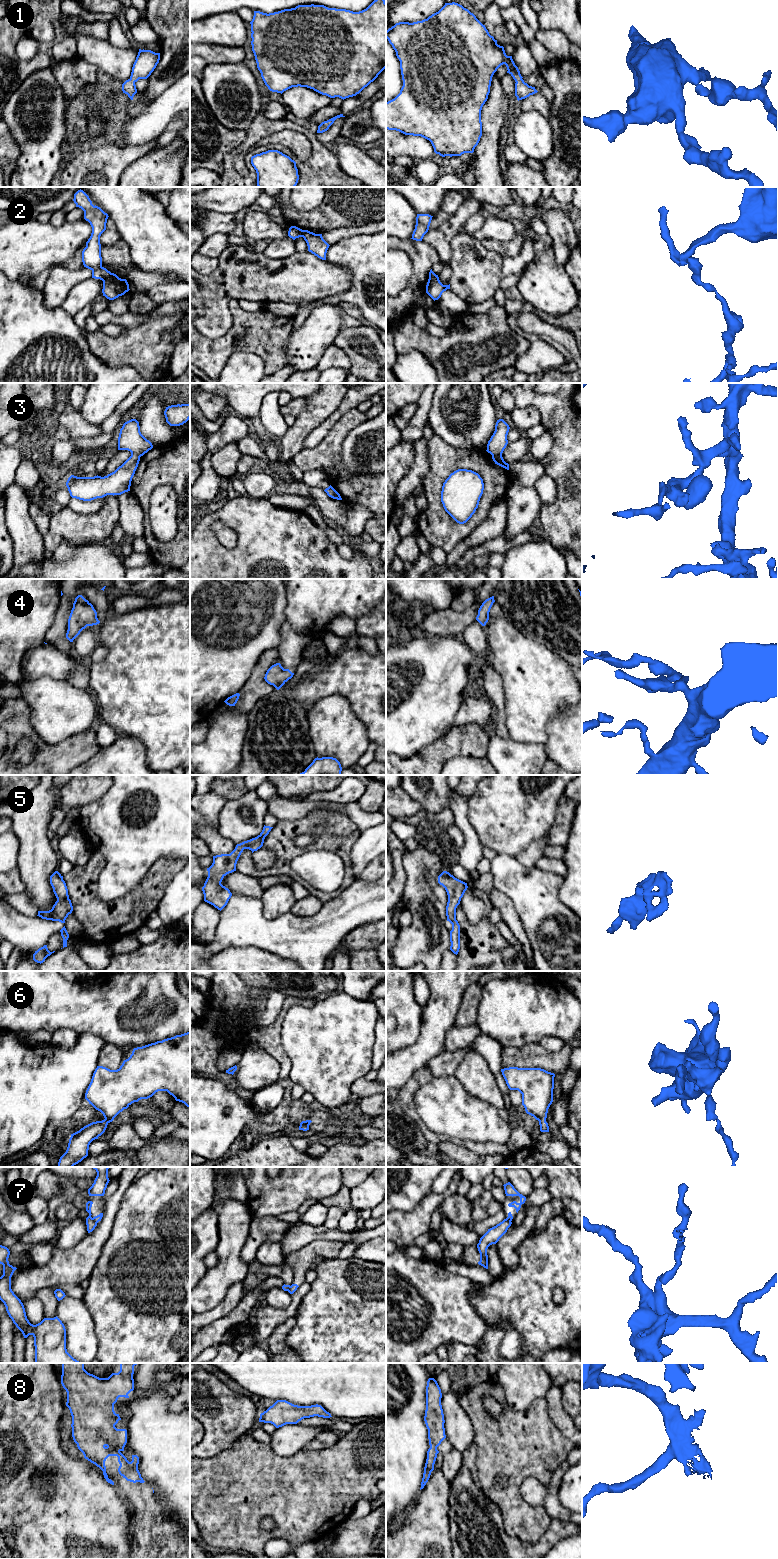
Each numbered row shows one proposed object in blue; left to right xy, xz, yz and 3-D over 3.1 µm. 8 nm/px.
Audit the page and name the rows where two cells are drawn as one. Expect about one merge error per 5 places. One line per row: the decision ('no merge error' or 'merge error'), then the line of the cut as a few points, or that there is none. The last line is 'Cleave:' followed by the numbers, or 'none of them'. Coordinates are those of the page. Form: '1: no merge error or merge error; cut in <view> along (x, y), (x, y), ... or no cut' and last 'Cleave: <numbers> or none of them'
1: no merge error; no cut
2: merge error; cut in xy along (111, 273), (102, 280)
3: merge error; cut in yz along (492, 454), (501, 456)
4: no merge error; no cut
5: no merge error; no cut
6: no merge error; no cut
7: merge error; cut in xy along (92, 1218), (97, 1222)
8: no merge error; no cut
Cleave: 2, 3, 7

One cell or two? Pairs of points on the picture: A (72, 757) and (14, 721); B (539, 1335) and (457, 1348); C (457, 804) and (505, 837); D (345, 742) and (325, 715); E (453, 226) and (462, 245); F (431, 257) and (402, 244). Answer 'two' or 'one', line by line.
A: one
B: two
C: two
D: one
E: two
F: one

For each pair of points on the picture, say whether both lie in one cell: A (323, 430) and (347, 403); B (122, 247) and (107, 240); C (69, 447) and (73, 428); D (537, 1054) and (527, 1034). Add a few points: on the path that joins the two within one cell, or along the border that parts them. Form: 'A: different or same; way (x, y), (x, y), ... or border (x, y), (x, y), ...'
A: same; way (328, 423), (341, 410)
B: different; border (120, 238), (110, 245), (101, 247)
C: different; border (95, 437), (71, 438)
D: different; border (538, 1042), (529, 1042), (518, 1047), (508, 1047)

